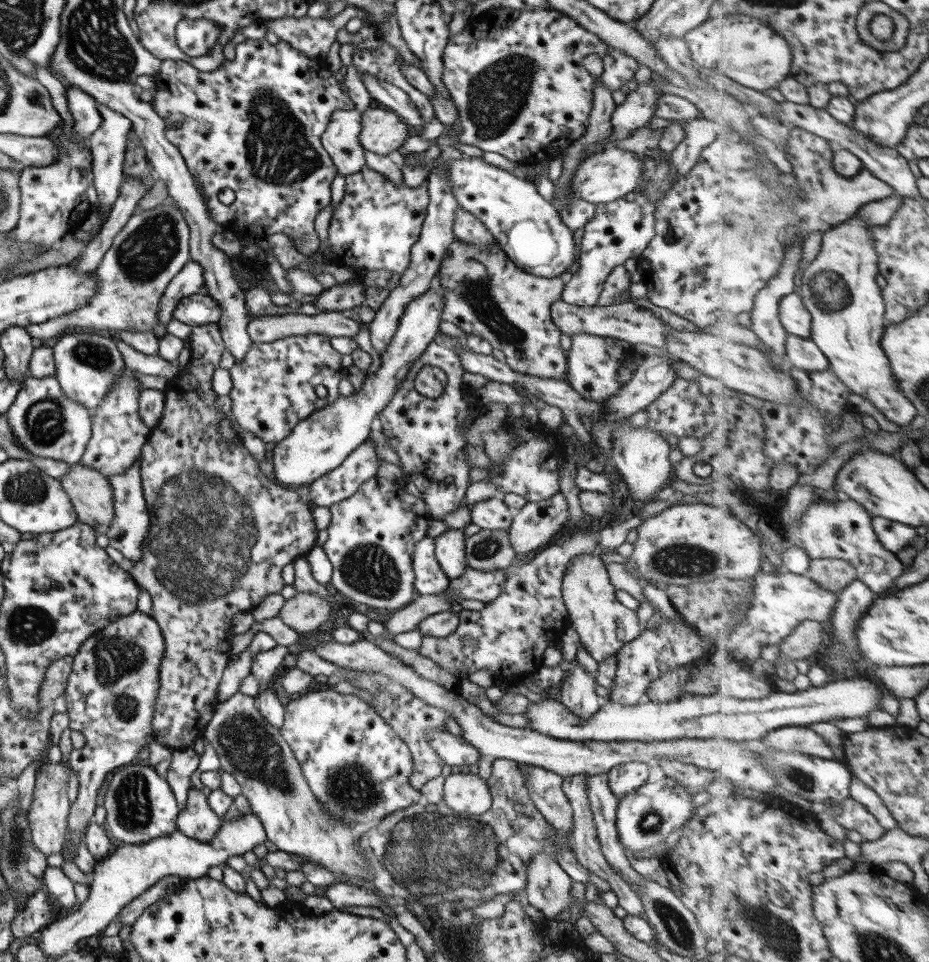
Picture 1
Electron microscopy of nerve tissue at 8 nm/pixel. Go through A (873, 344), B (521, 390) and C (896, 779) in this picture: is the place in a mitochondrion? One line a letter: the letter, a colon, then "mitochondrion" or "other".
A: other
B: other
C: other

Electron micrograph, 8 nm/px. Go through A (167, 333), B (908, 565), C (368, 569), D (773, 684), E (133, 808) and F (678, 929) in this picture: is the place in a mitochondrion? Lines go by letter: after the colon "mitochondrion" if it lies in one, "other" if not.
A: other
B: other
C: mitochondrion
D: other
E: mitochondrion
F: mitochondrion

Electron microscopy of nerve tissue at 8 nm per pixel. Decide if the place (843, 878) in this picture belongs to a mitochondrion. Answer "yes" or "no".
no

